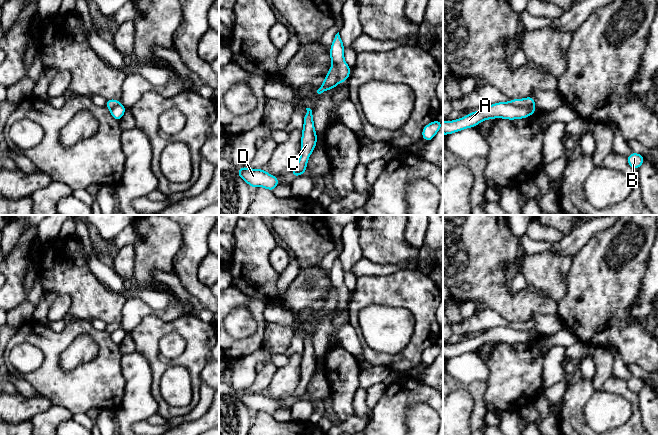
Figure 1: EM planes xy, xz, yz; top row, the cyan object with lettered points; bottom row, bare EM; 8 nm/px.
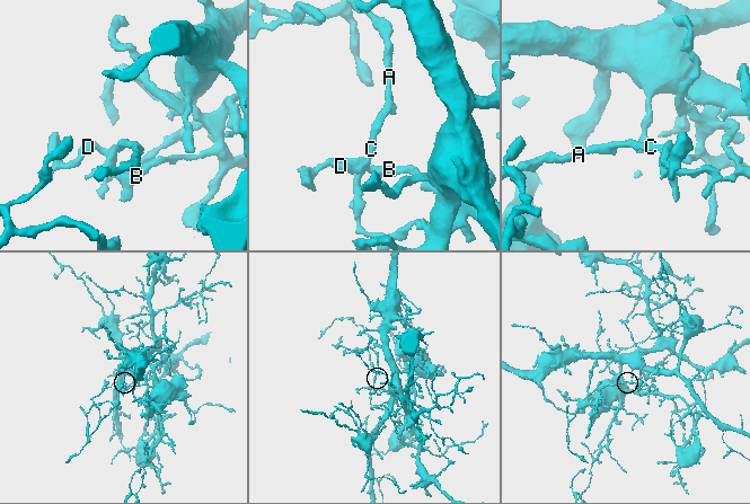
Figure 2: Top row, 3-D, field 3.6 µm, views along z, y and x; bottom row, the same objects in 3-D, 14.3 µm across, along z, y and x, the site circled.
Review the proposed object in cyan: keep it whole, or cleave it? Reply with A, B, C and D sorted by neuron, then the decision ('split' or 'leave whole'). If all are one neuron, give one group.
A / B C D; split

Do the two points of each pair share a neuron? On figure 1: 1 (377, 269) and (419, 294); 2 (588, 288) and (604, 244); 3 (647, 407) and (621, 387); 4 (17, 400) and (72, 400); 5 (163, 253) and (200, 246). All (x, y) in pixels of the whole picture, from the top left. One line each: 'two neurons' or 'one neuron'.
1: two neurons
2: one neuron
3: two neurons
4: two neurons
5: two neurons

